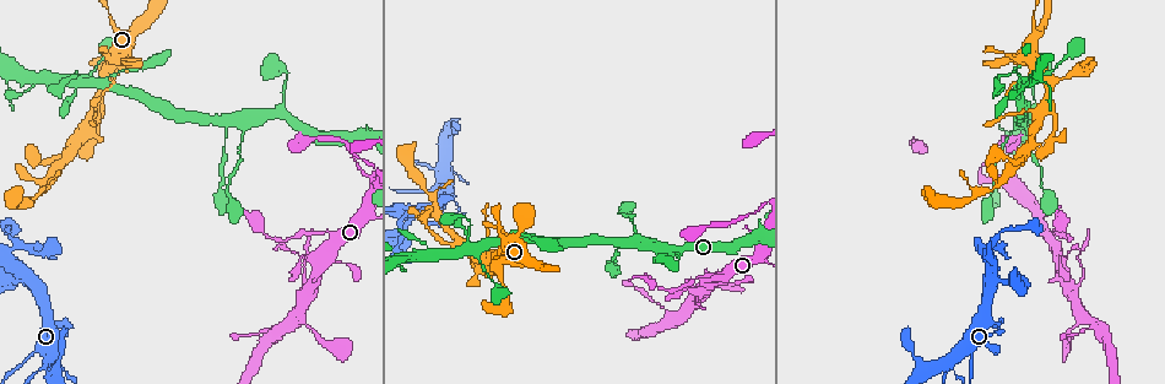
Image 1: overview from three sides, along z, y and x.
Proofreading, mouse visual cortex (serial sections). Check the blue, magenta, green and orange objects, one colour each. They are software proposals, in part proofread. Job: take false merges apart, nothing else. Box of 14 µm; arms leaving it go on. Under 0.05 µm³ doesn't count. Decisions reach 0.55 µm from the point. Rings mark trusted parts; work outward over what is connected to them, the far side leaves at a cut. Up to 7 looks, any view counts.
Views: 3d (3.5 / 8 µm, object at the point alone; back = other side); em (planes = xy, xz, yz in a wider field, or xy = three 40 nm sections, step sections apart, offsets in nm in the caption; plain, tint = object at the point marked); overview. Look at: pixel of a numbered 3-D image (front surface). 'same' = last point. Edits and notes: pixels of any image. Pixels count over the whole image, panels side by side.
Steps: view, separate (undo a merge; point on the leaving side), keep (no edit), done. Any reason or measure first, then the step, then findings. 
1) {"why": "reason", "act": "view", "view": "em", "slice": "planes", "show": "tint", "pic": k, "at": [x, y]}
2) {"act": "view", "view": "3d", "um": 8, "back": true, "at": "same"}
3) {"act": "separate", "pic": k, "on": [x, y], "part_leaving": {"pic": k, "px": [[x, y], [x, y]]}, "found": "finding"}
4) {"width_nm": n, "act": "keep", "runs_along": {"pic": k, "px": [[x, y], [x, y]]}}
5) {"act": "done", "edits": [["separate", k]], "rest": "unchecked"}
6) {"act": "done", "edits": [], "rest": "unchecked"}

{"why": "small branch off a trunk", "act": "view", "view": "3d", "um": 3.5, "pic": 1, "at": [497, 240]}

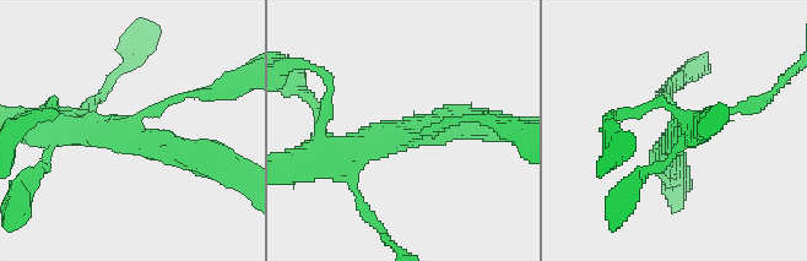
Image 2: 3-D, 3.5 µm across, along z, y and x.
{"arms": 3, "arm_widths_nm": [100, 350, 400], "act": "view", "view": "em", "slice": "planes", "show": "tint", "pic": 2, "at": [402, 136]}

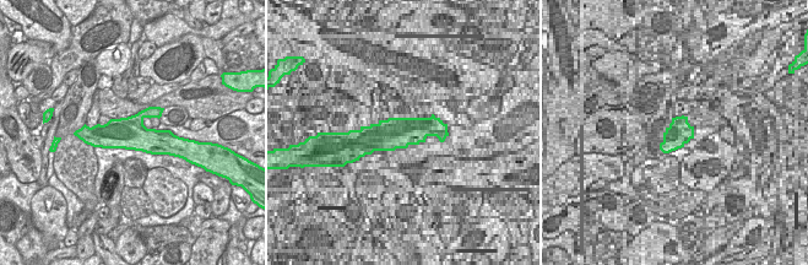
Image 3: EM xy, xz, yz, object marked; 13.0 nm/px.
{"act": "view", "view": "em", "slice": "xy", "step": 2, "show": "tint", "at": "same"}

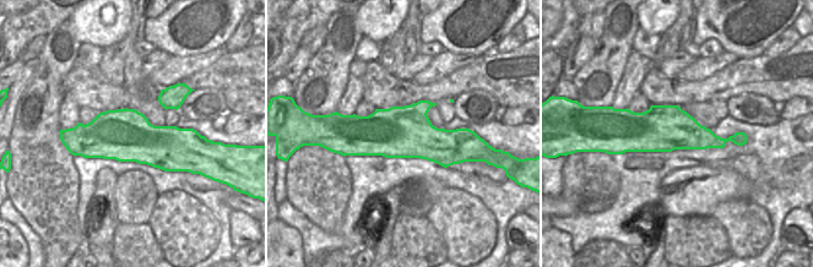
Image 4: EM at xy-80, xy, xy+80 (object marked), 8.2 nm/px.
{"act": "keep", "runs_along": {"pic": 4, "px": [[614, 127], [742, 137]]}, "found": "all the same cell"}

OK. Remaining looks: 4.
{"why": "sudden change in width", "act": "view", "view": "3d", "um": 8, "pic": 1, "at": [1005, 139]}

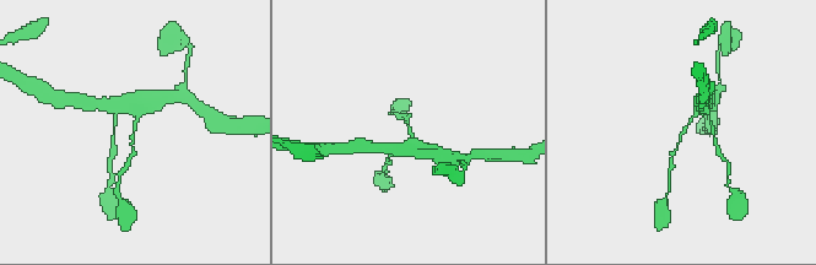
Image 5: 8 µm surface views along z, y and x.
{"act": "view", "view": "3d", "um": 3.5, "pic": 5, "at": [412, 134]}

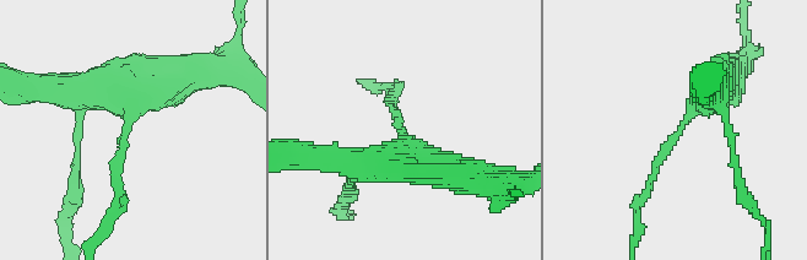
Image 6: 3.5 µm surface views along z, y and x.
{"arm_widths_nm": [100, 400], "act": "view", "view": "em", "slice": "xy", "step": 2, "show": "tint", "pic": 6, "at": [675, 133]}

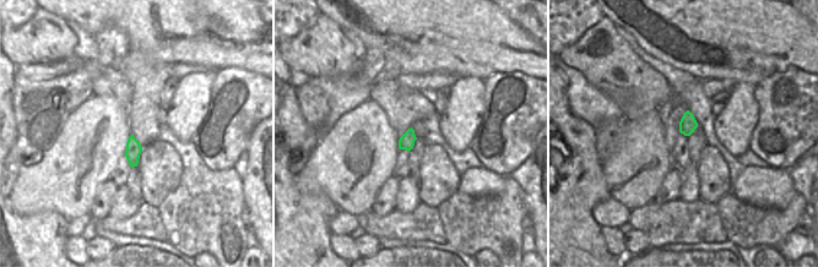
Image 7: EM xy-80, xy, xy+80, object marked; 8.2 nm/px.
{"act": "keep", "runs_along": {"pic": 6, "px": [[719, 86], [677, 131], [640, 206]]}, "found": "all the same cell"}

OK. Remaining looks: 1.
{"act": "done", "edits": [], "rest": "unchecked"}

